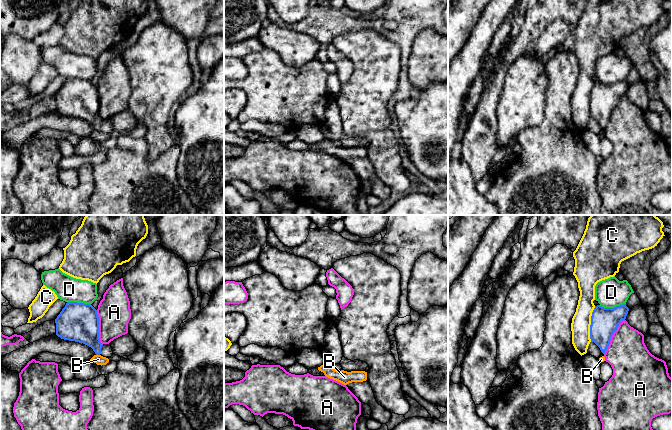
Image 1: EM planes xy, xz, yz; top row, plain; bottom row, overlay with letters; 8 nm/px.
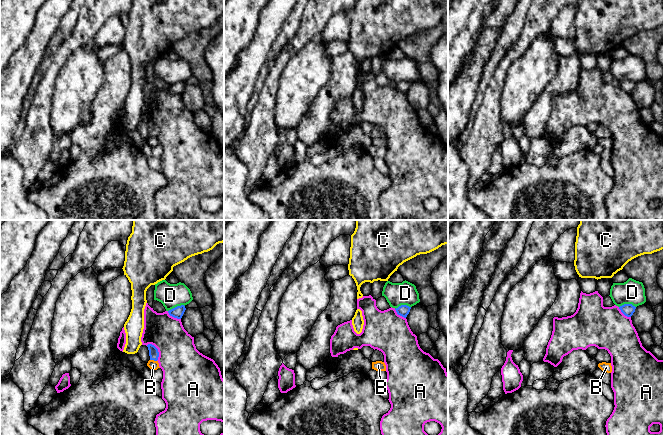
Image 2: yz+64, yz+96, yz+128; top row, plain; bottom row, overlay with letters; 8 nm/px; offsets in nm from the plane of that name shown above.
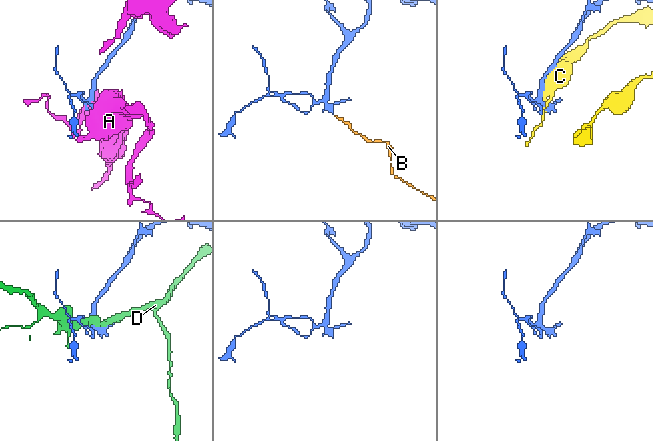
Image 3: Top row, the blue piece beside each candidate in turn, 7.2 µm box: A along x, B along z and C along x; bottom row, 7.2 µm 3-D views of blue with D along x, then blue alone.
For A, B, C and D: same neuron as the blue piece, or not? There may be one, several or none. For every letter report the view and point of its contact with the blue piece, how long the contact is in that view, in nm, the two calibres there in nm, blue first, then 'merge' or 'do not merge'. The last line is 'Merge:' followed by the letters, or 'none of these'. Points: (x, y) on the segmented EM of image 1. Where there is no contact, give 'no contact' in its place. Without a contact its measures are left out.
A: yz (611, 336) | 340 nm | 220/320 nm | do not merge
B: xy (98, 354) | 30 nm | 260/80 nm | do not merge
C: yz (591, 324) | 300 nm | 220/160 nm | do not merge
D: yz (612, 308) | 220 nm | 220/240 nm | do not merge
Merge: none of these

